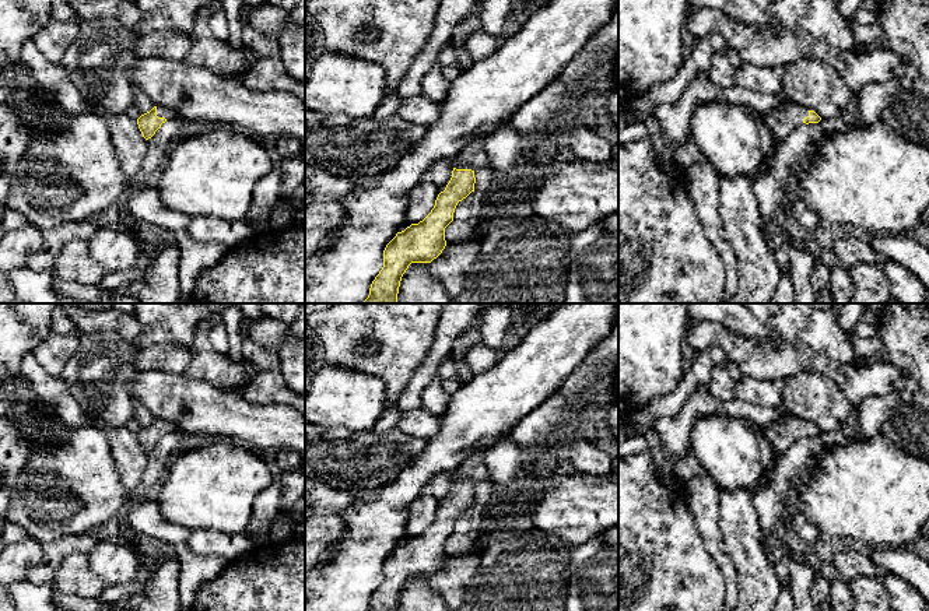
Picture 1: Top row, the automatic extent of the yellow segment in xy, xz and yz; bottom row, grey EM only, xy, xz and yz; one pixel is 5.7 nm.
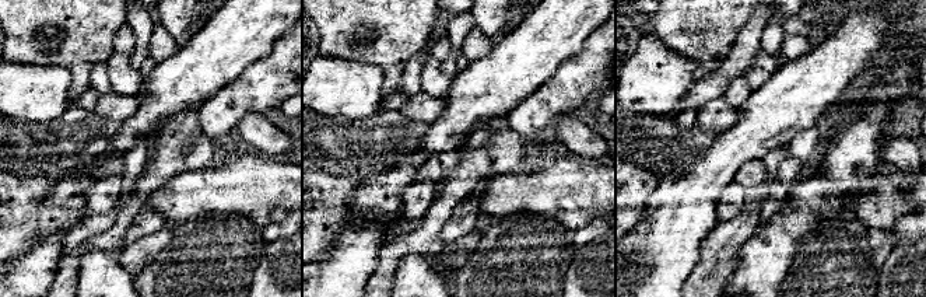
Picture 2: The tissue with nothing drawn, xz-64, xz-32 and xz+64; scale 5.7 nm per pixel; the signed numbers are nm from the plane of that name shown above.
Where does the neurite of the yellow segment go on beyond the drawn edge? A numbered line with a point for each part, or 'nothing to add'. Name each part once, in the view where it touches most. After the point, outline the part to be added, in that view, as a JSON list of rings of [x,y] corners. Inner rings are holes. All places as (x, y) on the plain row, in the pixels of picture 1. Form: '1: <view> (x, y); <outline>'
1: xz (473, 470); [[[471,454],[456,468],[456,482],[480,484],[491,481],[487,466],[480,459],[480,454]]]

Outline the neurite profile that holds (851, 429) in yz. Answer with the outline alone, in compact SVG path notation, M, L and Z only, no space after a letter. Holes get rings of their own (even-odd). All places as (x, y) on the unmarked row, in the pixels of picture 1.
M852 407L846 424L834 432L821 432L818 436L799 438L776 466L776 480L754 496L754 508L760 517L763 545L771 554L768 537L786 523L796 498L796 488L803 485L814 473L820 447L832 449L862 438L858 422L858 407Z

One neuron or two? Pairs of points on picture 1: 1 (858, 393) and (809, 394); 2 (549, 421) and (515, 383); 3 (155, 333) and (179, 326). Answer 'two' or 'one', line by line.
1: two
2: two
3: one

